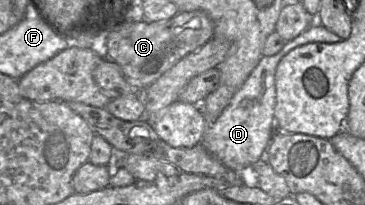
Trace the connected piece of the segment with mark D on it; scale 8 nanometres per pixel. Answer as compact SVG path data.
M315 22L299 36L286 42L277 54L263 55L216 121L208 126L200 144L228 170L247 173L254 164L265 158L266 150L275 133L275 72L280 60L292 49L307 43L339 43L341 41L338 35Z

